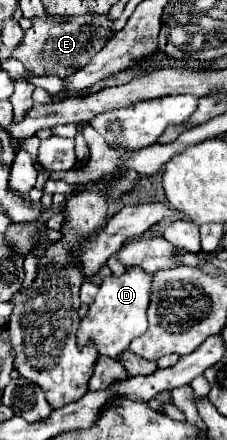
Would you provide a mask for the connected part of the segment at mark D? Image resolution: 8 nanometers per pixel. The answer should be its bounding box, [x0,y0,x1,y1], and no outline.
[79,267,153,357]

